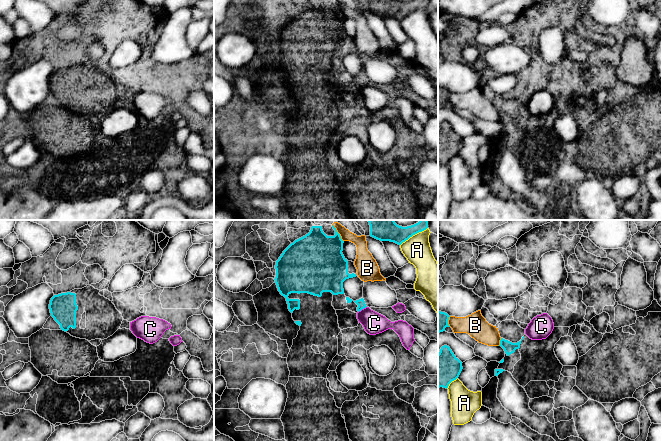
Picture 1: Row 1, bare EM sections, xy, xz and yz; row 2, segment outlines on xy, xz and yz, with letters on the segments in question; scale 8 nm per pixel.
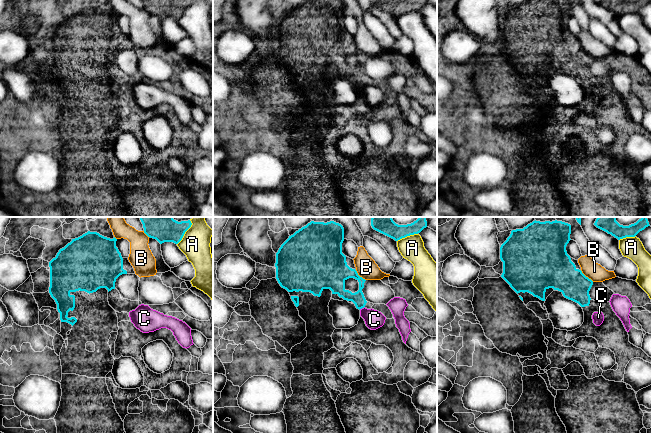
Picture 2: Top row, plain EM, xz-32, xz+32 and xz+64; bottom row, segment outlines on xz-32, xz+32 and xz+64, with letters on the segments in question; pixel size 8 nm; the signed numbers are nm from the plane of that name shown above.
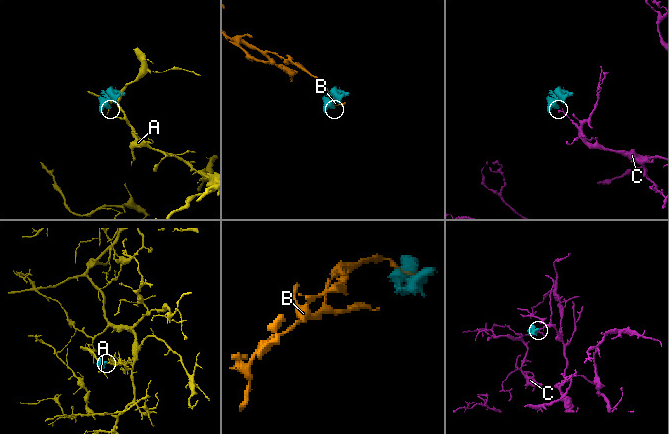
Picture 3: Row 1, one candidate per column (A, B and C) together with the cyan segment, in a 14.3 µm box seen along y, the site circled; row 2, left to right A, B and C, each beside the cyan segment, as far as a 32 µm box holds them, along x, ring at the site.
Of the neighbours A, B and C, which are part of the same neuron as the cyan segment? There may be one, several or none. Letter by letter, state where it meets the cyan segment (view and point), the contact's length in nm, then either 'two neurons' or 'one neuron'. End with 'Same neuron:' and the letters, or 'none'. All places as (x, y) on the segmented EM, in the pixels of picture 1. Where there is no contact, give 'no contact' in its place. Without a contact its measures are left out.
A: meets cyan in xz at (413, 234); contact 260 nm long; two neurons
B: meets cyan in yz at (500, 342); contact 70 nm long; two neurons
C: meets cyan in xz at (362, 308); contact 90 nm long; two neurons
Same neuron: none

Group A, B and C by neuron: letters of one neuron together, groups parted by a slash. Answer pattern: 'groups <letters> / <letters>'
groups A / B / C

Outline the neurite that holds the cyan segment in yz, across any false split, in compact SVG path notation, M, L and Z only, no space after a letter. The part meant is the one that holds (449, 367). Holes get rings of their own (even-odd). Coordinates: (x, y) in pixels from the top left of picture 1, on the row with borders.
M444 345L438 353L438 388L448 388L462 371L462 362L454 355L449 346Z

